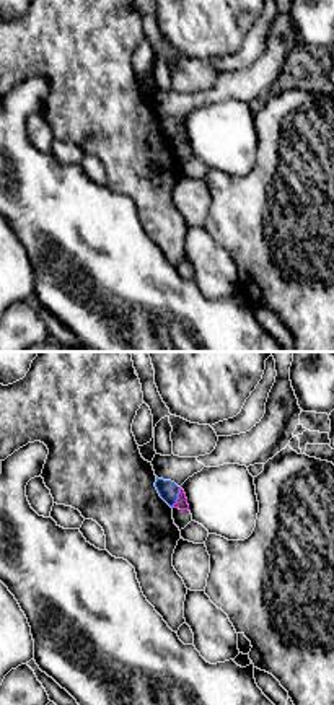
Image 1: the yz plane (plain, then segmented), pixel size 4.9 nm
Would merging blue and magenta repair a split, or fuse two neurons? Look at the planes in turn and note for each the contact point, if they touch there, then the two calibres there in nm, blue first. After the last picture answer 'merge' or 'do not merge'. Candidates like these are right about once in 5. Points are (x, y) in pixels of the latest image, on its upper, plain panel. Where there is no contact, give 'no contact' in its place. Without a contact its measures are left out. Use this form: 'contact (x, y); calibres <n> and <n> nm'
contact (176, 132); calibres 100 and 60 nm

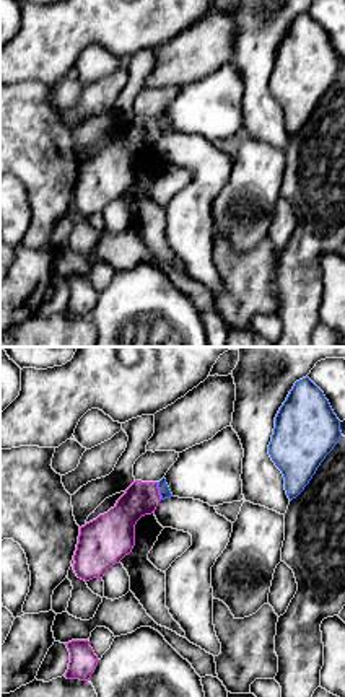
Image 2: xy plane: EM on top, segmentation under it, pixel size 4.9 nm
contact (160, 126); calibres 60 and 170 nm

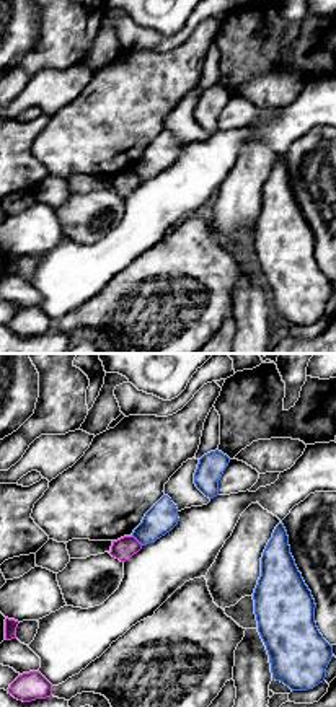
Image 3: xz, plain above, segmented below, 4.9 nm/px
contact (137, 175); calibres 150 and 110 nm

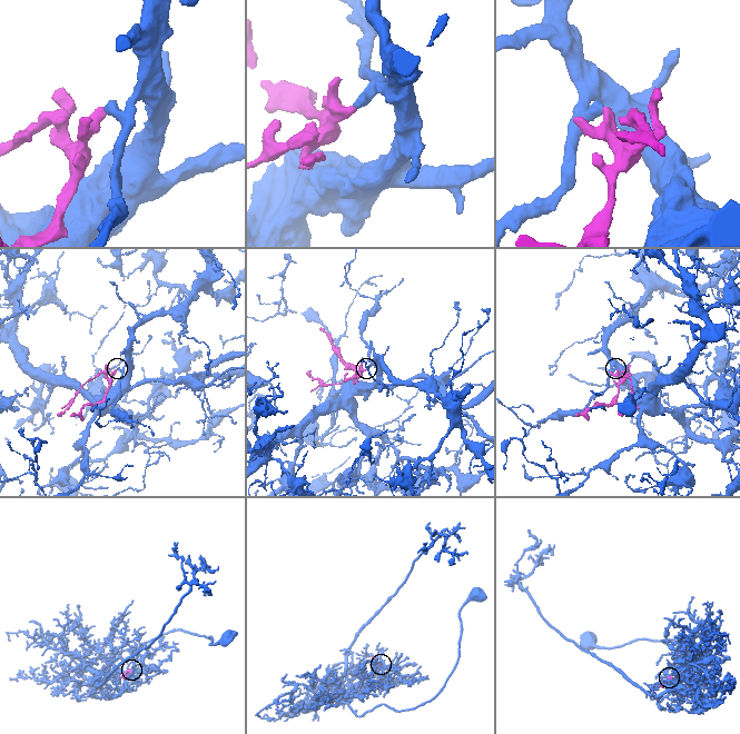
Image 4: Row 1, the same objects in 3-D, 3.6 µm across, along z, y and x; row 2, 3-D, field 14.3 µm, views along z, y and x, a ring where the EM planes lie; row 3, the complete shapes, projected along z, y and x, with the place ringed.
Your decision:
do not merge

